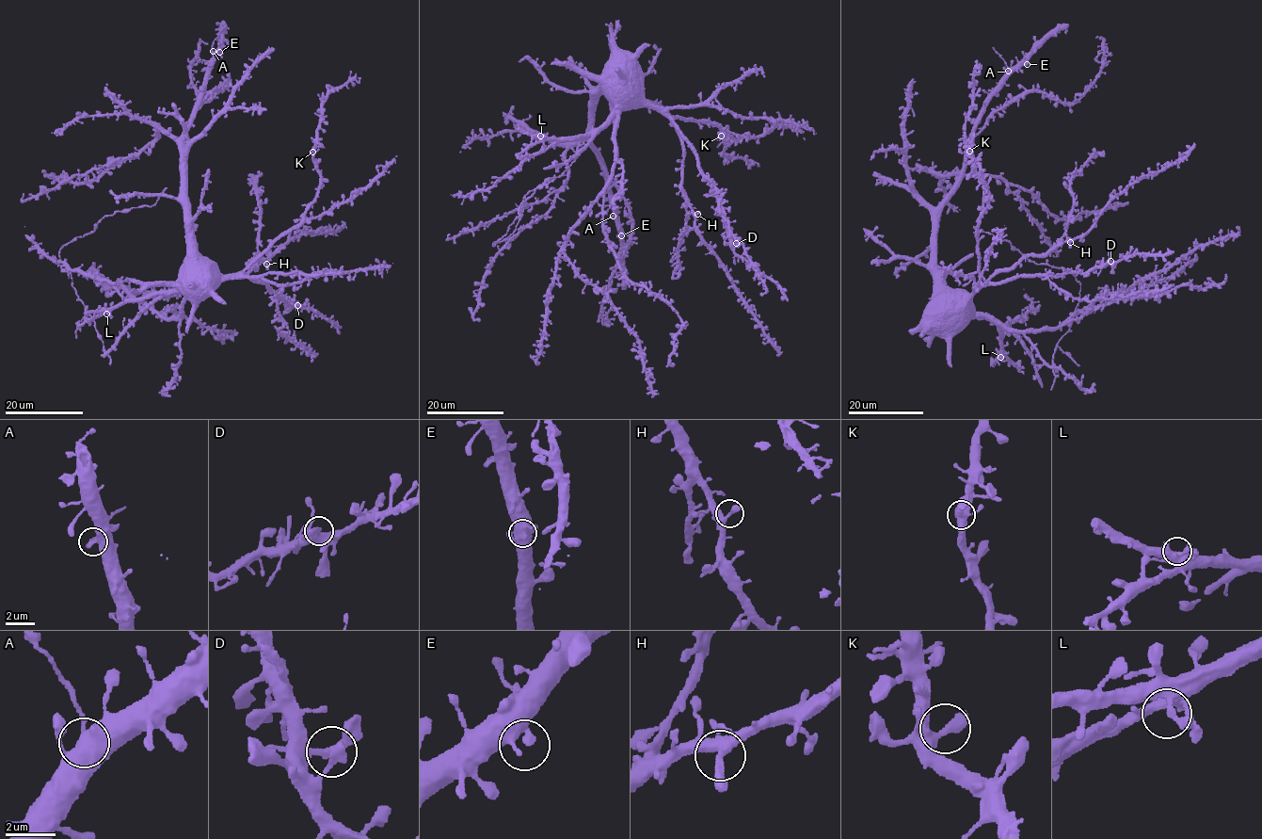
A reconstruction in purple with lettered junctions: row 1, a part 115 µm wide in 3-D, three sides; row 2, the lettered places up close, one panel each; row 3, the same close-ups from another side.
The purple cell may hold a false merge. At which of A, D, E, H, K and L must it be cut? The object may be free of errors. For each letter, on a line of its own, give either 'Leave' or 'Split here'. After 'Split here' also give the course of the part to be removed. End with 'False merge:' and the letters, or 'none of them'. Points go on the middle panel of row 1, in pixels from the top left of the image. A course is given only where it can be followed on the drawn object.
A: Split here
D: Leave
E: Leave
H: Leave
K: Leave
L: Leave
False merge: A

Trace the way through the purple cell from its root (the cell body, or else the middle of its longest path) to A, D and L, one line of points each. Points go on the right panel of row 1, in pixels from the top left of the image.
A: (932, 310), (936, 209), (958, 178), (985, 98), (1008, 71)
D: (932, 310), (933, 305), (939, 299), (967, 296), (982, 286), (1006, 282), (1016, 277), (1089, 273), (1110, 261)
L: (932, 310), (947, 296), (959, 296), (972, 312), (996, 324), (1000, 341), (1000, 357)

